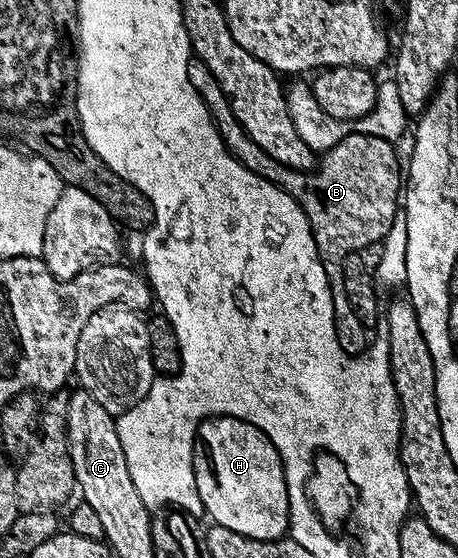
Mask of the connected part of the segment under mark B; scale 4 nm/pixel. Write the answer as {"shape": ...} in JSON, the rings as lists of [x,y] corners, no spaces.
{"shape":[[[199,60],[189,61],[186,76],[212,114],[214,124],[218,128],[222,140],[228,146],[228,151],[246,168],[250,168],[250,172],[262,176],[267,182],[275,182],[288,195],[296,199],[296,203],[302,208],[302,212],[310,224],[314,244],[318,248],[318,256],[322,260],[322,268],[329,280],[337,277],[338,267],[344,263],[346,256],[367,251],[367,246],[372,246],[375,242],[383,243],[387,239],[390,228],[398,216],[398,207],[402,202],[402,162],[396,159],[396,146],[391,141],[371,132],[366,134],[349,132],[344,135],[340,143],[322,154],[315,168],[307,172],[289,170],[287,166],[280,166],[278,160],[274,160],[274,156],[262,152],[262,148],[258,148],[258,144],[254,144],[254,140],[250,140],[248,133],[240,127],[236,117],[232,115],[228,97],[222,92],[218,80],[214,80],[214,76],[210,72],[210,68],[206,68],[206,64],[202,64]]]}

